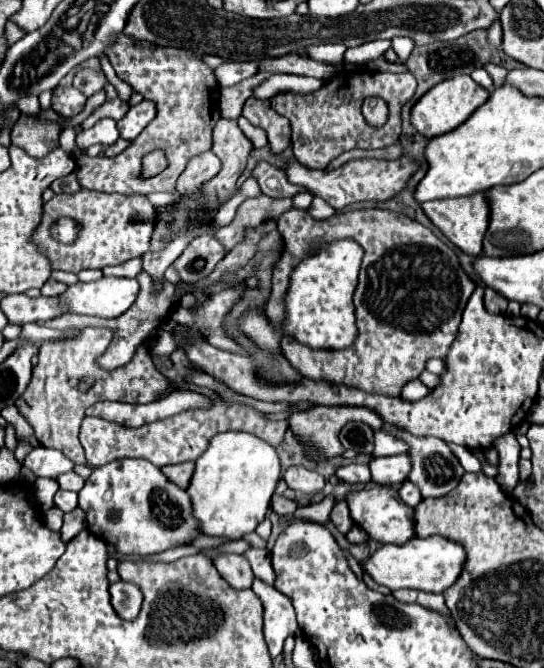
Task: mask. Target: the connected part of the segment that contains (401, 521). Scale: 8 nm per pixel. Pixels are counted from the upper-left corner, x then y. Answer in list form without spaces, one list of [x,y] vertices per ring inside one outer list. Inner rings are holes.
[[[373,486],[373,488],[361,488],[361,490],[351,490],[345,496],[345,502],[349,504],[351,518],[353,522],[361,524],[367,534],[381,542],[381,544],[395,544],[395,542],[405,542],[413,536],[413,508],[407,504],[403,506],[401,498],[397,496],[397,490],[387,488],[387,486]]]

